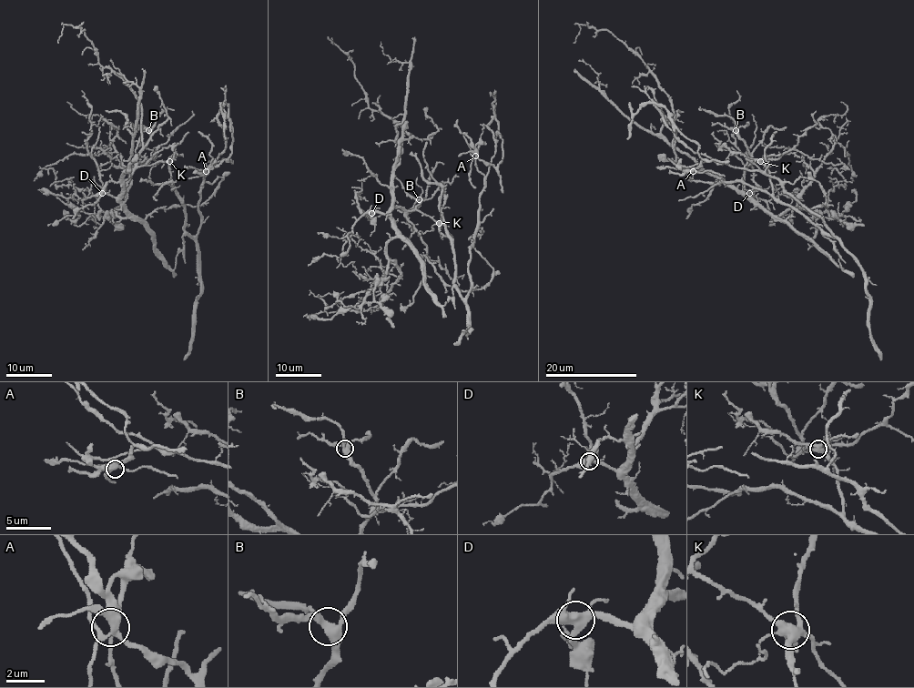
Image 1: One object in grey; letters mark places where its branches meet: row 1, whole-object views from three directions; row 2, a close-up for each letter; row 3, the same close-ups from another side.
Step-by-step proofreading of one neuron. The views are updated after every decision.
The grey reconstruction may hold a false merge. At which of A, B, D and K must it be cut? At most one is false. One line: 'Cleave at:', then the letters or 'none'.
Cleave at: K

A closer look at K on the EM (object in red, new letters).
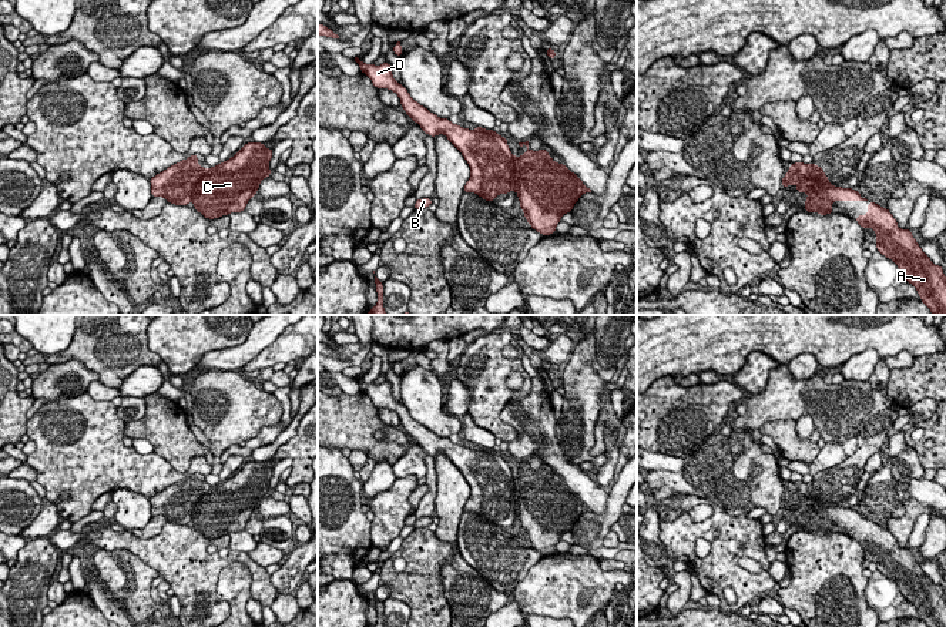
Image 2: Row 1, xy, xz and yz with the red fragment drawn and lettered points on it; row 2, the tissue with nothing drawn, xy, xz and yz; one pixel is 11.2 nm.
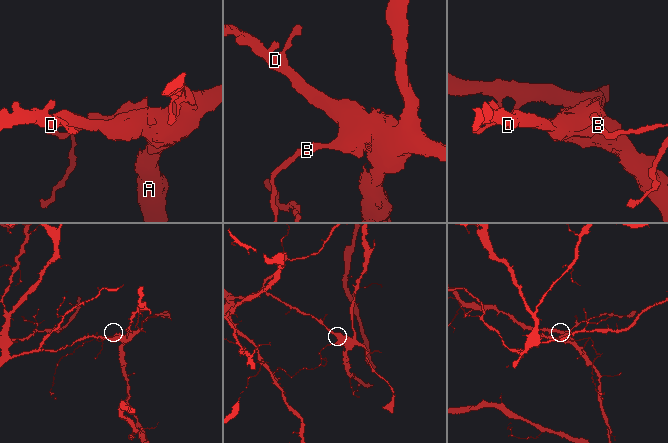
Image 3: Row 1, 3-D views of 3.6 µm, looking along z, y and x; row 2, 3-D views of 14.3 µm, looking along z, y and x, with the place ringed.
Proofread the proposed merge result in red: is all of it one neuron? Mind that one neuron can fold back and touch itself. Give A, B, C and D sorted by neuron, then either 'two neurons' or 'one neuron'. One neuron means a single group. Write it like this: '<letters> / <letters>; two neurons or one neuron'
A C / B D; two neurons

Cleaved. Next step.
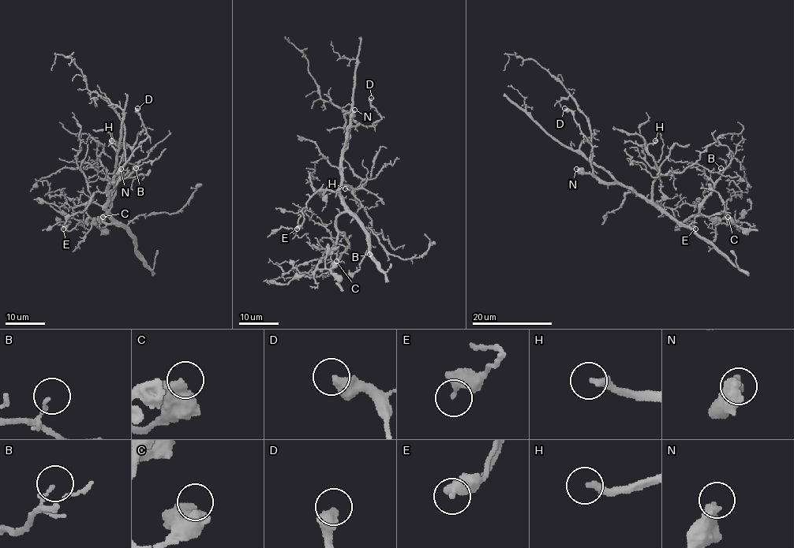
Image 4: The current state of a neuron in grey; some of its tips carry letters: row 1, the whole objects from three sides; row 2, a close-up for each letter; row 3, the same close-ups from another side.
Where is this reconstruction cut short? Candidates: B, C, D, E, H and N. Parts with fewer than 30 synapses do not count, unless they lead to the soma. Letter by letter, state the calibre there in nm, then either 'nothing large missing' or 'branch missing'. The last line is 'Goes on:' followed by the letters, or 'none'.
B: 130 nm thick; nothing large missing
C: 550 nm thick; nothing large missing
D: 320 nm thick; nothing large missing
E: 400 nm thick; nothing large missing
H: 320 nm thick; nothing large missing
N: 550 nm thick; branch missing
Goes on: N

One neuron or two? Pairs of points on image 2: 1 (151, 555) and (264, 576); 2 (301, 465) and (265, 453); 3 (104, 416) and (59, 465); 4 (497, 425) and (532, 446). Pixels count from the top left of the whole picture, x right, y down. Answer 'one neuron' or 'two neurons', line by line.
1: one neuron
2: two neurons
3: one neuron
4: two neurons

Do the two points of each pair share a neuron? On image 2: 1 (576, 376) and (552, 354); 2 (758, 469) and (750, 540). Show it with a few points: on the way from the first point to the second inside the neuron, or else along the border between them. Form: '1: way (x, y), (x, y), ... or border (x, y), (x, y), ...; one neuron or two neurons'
1: border (576, 344), (570, 356), (559, 368); two neurons
2: border (715, 503), (730, 515), (747, 515); two neurons

